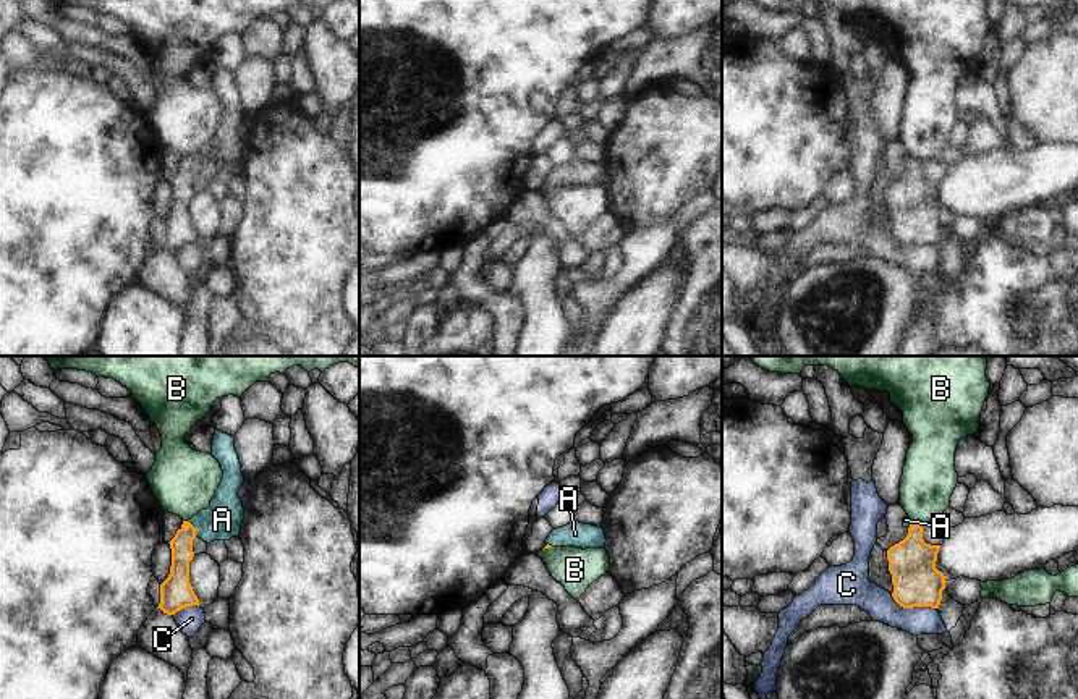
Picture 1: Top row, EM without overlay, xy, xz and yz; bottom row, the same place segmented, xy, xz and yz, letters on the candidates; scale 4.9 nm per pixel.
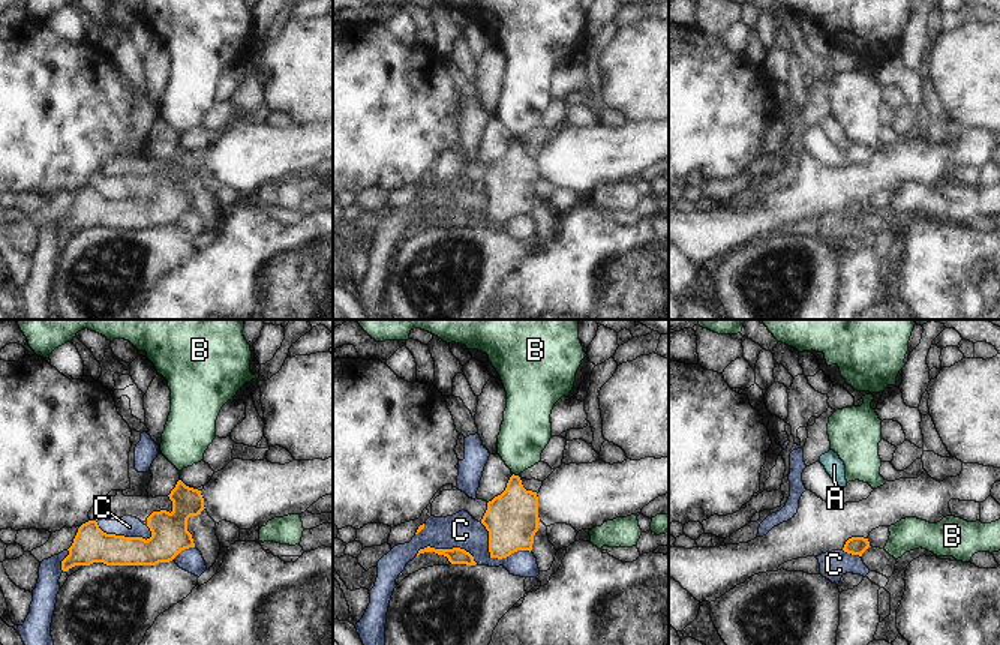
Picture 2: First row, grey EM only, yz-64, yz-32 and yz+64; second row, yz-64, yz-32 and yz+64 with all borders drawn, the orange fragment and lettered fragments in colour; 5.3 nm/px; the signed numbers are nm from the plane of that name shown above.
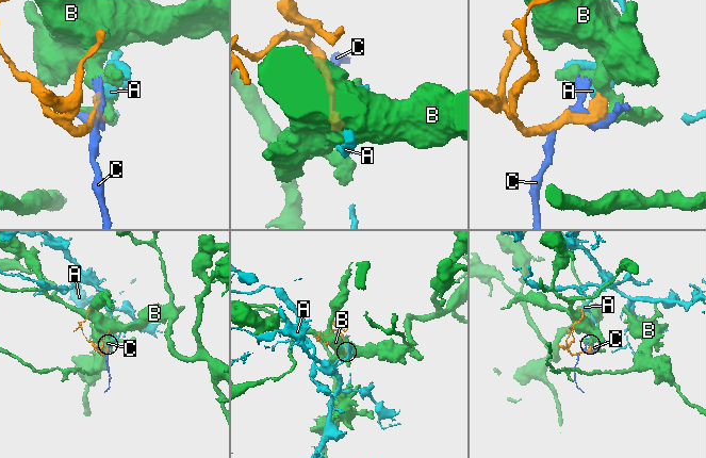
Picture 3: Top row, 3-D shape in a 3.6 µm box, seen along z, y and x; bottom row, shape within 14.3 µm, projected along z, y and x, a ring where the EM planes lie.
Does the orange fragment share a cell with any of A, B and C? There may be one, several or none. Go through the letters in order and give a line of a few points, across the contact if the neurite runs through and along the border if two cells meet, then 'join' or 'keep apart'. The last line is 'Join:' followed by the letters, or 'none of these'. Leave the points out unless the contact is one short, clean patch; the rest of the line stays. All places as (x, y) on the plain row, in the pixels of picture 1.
A: xy (182, 182), (195, 167), (222, 157) | join
B: yz (910, 157), (921, 164) | keep apart
C: keep apart
Join: A

